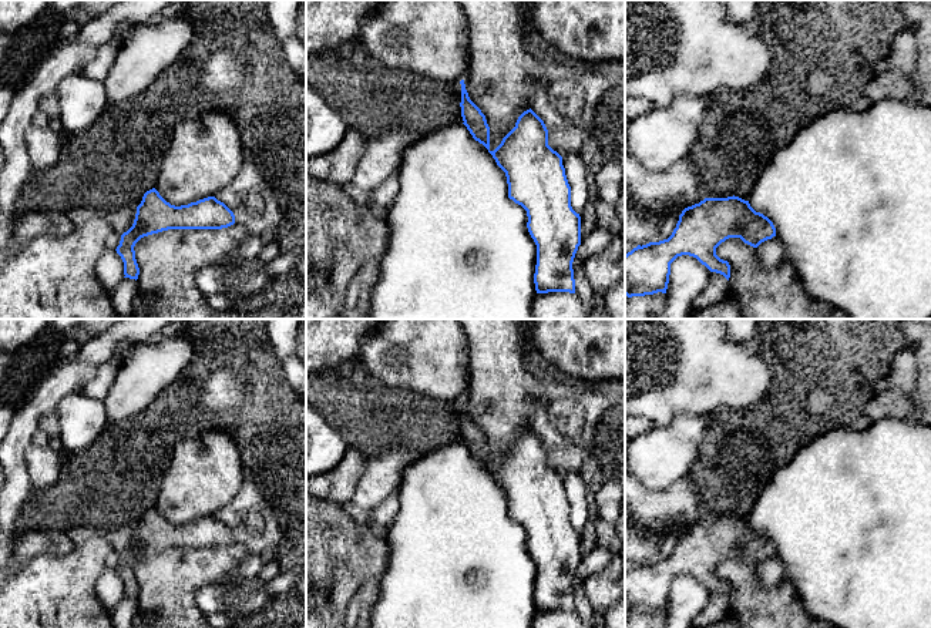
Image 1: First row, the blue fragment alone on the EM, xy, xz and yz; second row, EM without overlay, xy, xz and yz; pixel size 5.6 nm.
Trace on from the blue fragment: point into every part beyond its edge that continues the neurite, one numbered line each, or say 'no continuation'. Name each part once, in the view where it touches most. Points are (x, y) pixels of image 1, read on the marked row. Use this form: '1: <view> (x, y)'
no continuation

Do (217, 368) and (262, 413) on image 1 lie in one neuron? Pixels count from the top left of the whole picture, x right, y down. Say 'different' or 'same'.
same

